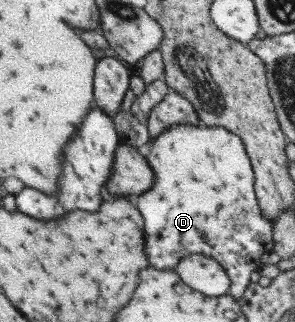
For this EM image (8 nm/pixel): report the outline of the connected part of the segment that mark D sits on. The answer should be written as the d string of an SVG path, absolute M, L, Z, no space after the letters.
M172 124L168 126L165 132L161 132L161 136L157 136L155 140L150 140L149 154L146 156L146 161L154 172L154 183L149 190L140 194L137 202L137 209L144 220L144 239L145 239L145 256L149 260L151 266L161 268L161 270L175 271L175 267L188 254L205 254L213 257L223 268L224 273L230 278L229 293L233 298L240 299L243 293L247 290L248 284L251 283L251 274L258 271L263 264L261 263L261 256L265 252L269 252L274 247L272 221L270 221L264 213L260 210L259 202L257 200L254 189L254 172L249 155L246 153L245 145L239 136L229 132L229 129L220 126L207 126L205 124L188 125L188 124Z

